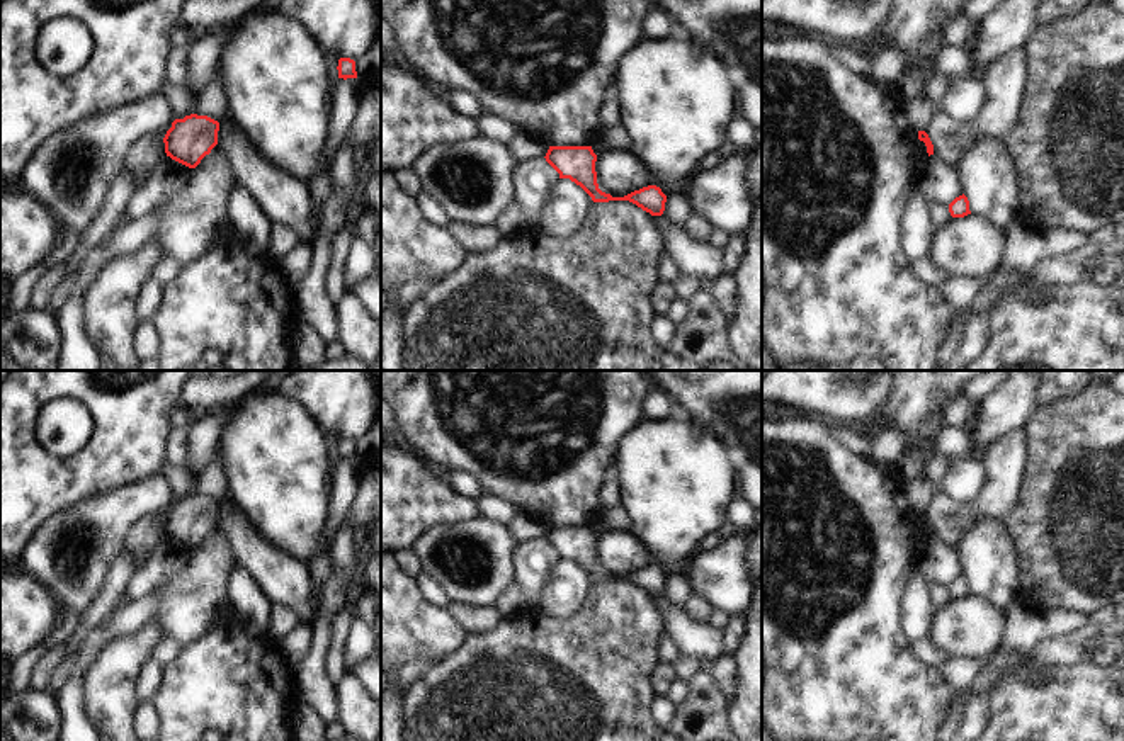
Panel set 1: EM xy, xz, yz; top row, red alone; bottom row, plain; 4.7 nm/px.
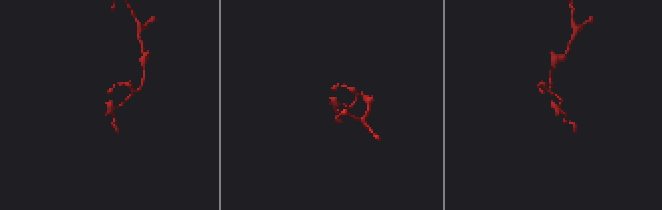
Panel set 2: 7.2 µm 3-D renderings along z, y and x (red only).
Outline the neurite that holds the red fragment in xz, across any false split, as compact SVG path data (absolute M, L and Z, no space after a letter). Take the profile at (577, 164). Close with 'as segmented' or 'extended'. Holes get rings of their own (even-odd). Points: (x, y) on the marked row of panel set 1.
M549 146L544 158L559 178L570 178L580 185L593 202L629 201L651 216L661 216L665 211L667 195L656 185L643 187L624 197L602 192L597 184L597 155L592 146Z | as segmented

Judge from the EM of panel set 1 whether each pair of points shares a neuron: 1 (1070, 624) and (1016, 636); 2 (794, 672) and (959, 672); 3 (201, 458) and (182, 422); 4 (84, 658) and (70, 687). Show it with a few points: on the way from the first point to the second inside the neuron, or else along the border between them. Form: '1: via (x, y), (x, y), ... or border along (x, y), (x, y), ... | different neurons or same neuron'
1: via (1056, 624), (1029, 627) | same neuron
2: border along (937, 668), (959, 690) | different neurons
3: border along (193, 415), (193, 422), (184, 435) | different neurons
4: via (80, 665), (73, 680) | same neuron

